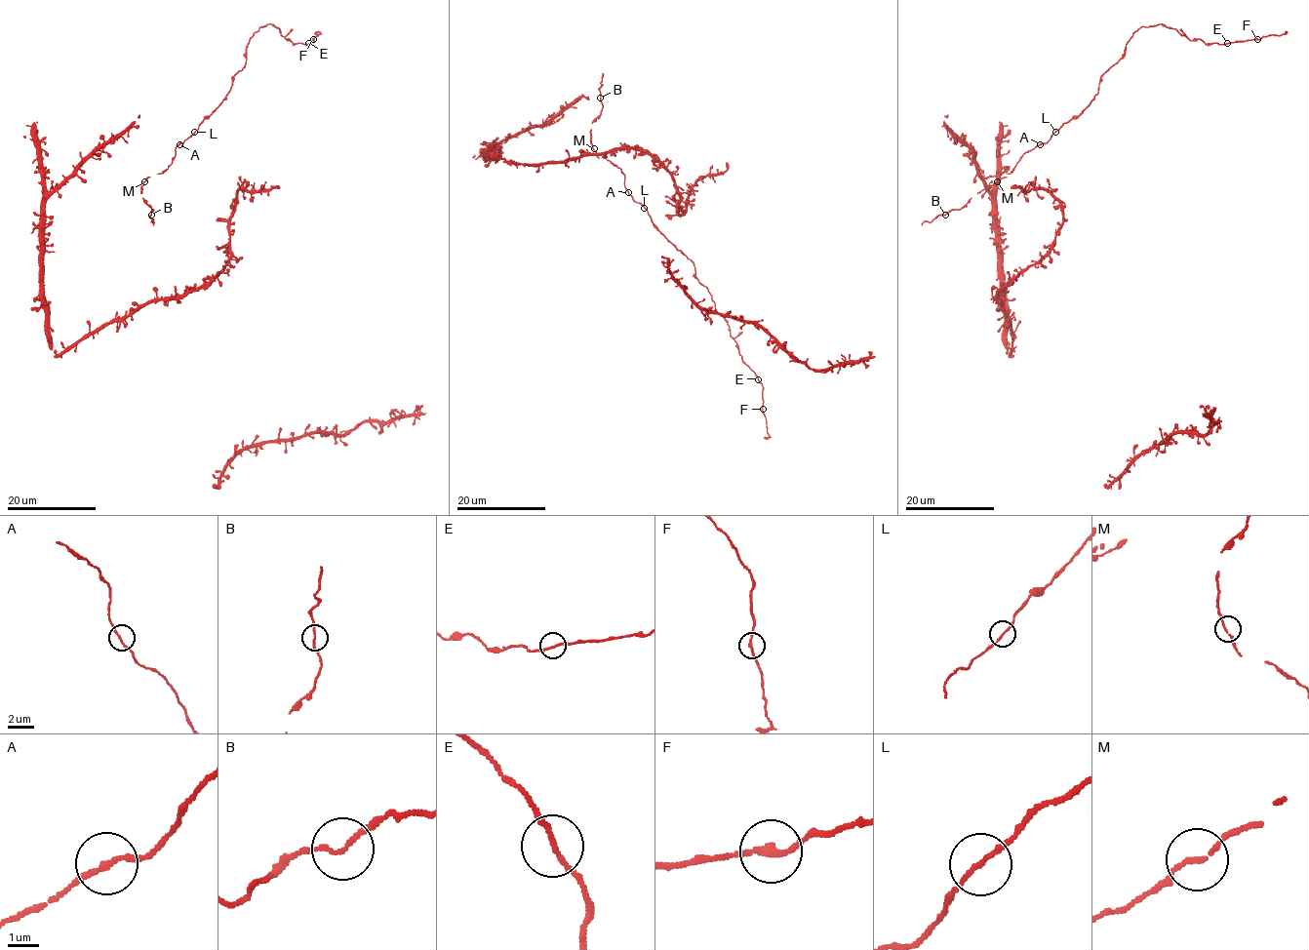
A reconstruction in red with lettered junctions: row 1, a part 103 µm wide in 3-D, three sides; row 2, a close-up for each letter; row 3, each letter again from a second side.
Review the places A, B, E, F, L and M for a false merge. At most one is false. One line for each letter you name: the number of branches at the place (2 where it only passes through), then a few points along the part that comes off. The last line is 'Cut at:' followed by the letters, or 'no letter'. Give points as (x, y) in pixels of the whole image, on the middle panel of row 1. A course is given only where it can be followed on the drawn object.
Cut at: no letter

